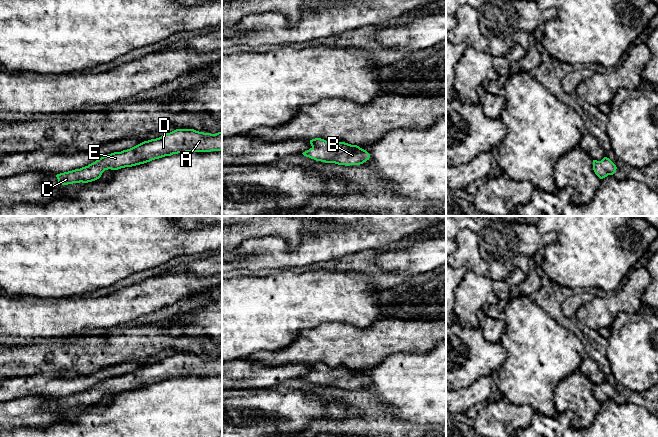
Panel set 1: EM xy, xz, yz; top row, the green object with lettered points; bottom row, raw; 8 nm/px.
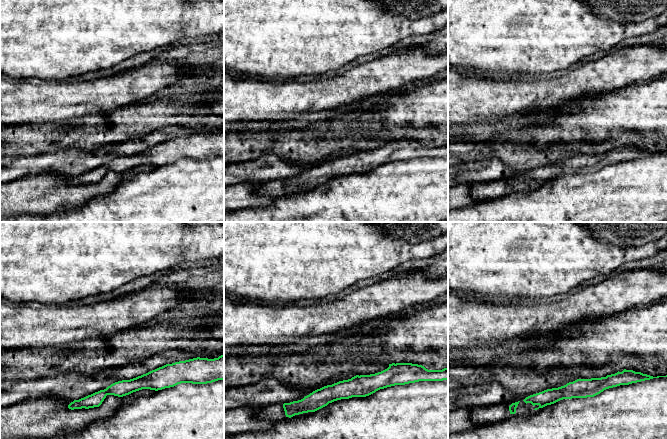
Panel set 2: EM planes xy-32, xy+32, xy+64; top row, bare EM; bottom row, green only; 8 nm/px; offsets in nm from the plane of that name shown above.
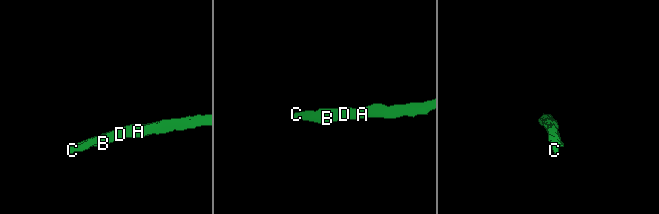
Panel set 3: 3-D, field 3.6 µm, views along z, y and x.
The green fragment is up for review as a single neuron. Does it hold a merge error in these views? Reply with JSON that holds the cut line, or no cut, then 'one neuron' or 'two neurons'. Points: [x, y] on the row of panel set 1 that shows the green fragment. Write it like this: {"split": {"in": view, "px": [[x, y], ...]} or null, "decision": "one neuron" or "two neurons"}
{"split": null, "decision": "one neuron"}

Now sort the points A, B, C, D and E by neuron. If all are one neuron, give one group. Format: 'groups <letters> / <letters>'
groups A B C D E

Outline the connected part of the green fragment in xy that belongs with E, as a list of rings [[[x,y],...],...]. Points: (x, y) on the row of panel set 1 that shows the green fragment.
[[[176,129],[159,138],[144,141],[130,149],[103,156],[88,166],[57,174],[58,183],[88,183],[99,179],[105,170],[118,170],[186,152],[222,150],[222,132],[216,134],[194,129]]]

